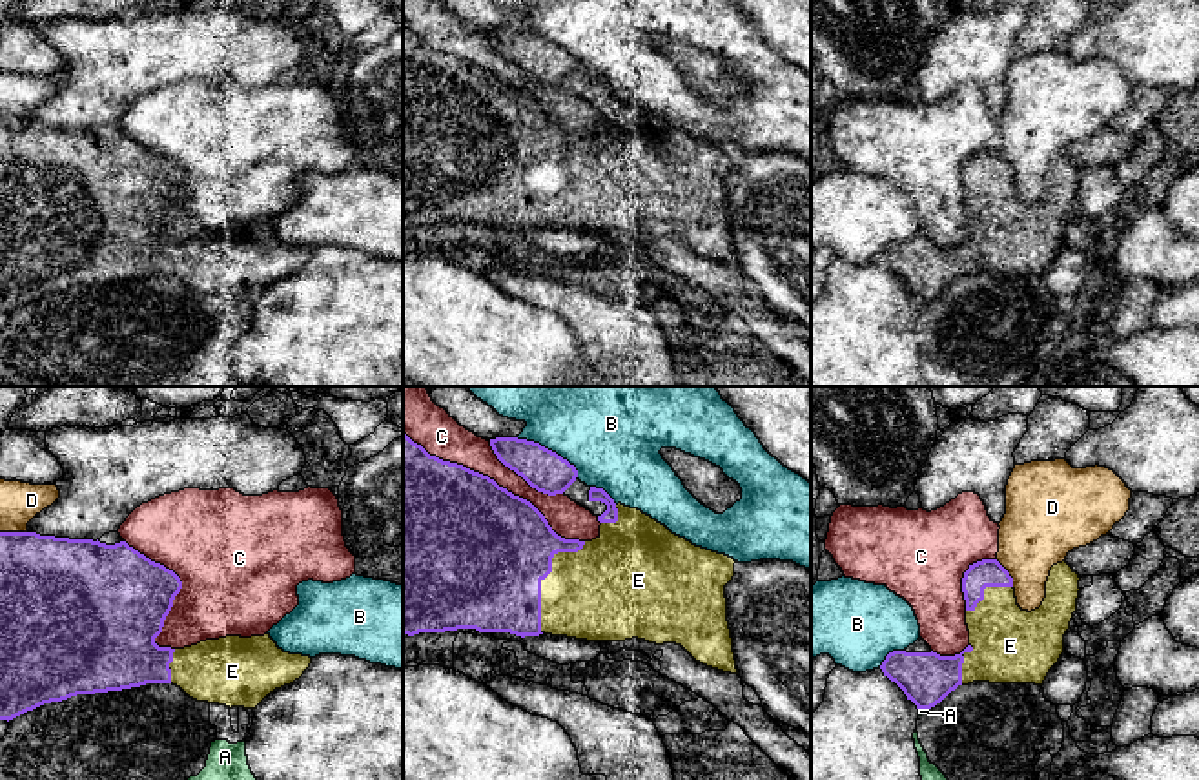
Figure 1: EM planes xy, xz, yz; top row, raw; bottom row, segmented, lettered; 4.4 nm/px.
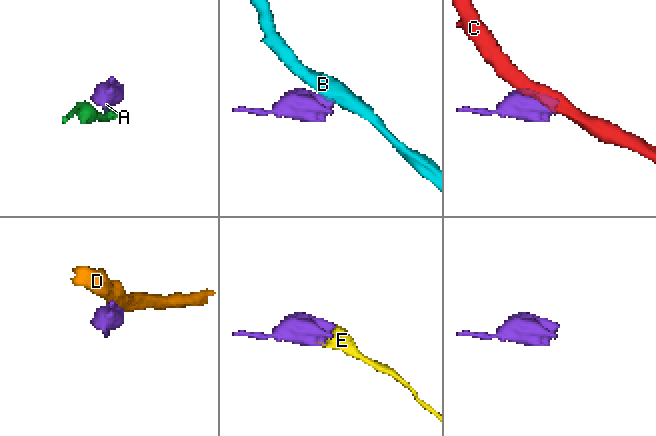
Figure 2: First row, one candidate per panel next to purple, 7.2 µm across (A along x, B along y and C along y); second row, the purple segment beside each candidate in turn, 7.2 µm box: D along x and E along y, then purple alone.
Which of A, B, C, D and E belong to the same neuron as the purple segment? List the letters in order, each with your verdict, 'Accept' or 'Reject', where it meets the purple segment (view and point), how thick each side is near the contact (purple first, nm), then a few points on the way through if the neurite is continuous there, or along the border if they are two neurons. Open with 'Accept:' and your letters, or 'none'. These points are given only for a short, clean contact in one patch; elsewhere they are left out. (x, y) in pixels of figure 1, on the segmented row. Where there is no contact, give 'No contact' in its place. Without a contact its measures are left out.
Accept: E
A: Reject. Touches purple at yz (922, 708). Thickness 240 nm (purple) against 20 nm. Boundary: yz (919, 708), (924, 709)
B: Reject. Touches purple at xz (551, 451). Thickness 180 nm (purple) against 500 nm
C: Reject. Touches purple at xz (492, 480). Thickness 500 nm (purple) against 170 nm
D: Reject. Touches purple at yz (1008, 573). Thickness 130 nm (purple) against 320 nm
E: Accept. Touches purple at xz (545, 576). Thickness 480 nm (purple) against 420 nm

